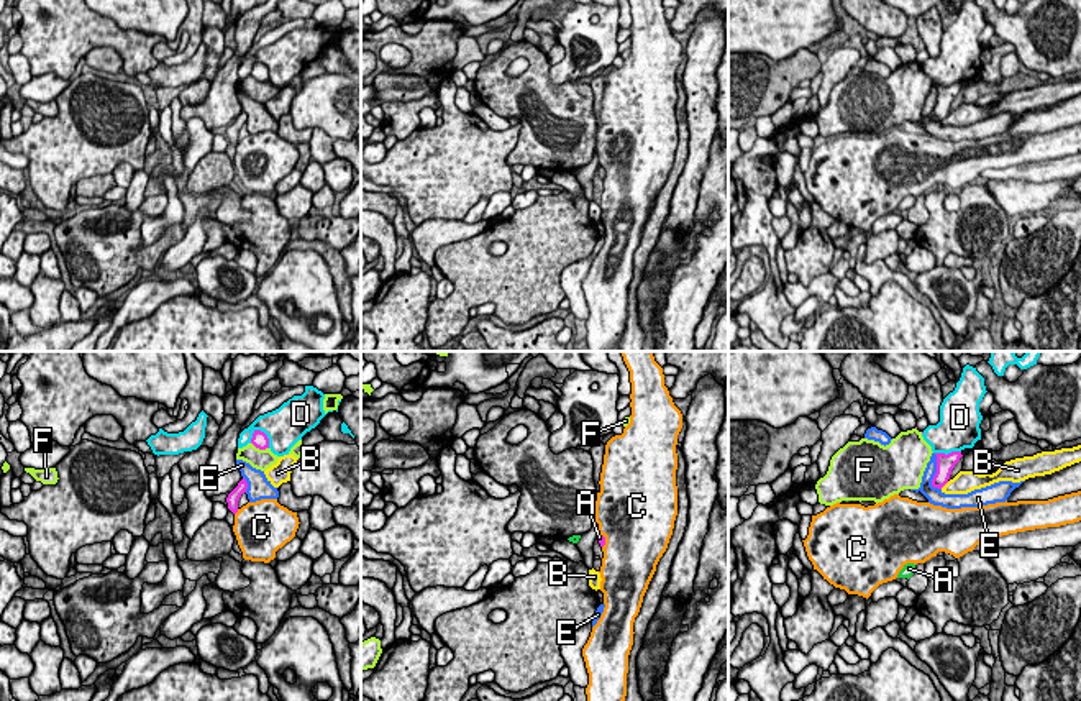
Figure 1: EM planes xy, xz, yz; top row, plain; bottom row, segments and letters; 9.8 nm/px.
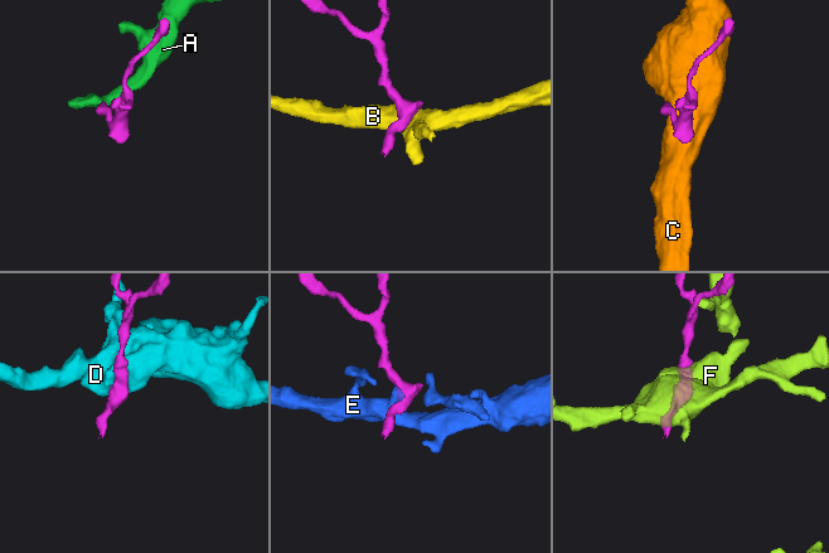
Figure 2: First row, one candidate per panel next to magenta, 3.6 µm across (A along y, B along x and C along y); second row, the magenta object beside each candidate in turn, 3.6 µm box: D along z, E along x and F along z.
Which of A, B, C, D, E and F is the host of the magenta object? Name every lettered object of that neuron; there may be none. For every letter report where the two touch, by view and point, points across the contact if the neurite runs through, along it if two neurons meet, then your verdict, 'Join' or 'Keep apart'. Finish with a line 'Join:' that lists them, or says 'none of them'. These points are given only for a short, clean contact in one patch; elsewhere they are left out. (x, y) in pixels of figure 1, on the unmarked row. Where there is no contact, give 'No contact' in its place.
A: Touches magenta at xz (602, 171). Path across: xz (602, 174), (602, 171), (599, 169). Join
B: Touches magenta at yz (944, 117). Boundary: yz (948, 114), (940, 120). Keep apart
C: Touches magenta at xy (237, 143). Boundary: xy (238, 142), (235, 146). Keep apart
D: Touches magenta at xy (266, 68). Keep apart
E: Touches magenta at yz (935, 105). Boundary: yz (934, 86), (935, 107), (932, 117), (940, 122). Keep apart
F: Touches magenta at xy (259, 81). Keep apart
Join: A

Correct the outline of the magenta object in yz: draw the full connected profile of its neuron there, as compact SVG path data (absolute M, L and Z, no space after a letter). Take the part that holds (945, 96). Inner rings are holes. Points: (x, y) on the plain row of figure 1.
M951 84L948 87L945 85L935 85L937 87L937 105L932 112L932 118L942 121L951 107L951 102L963 89L961 84Z

